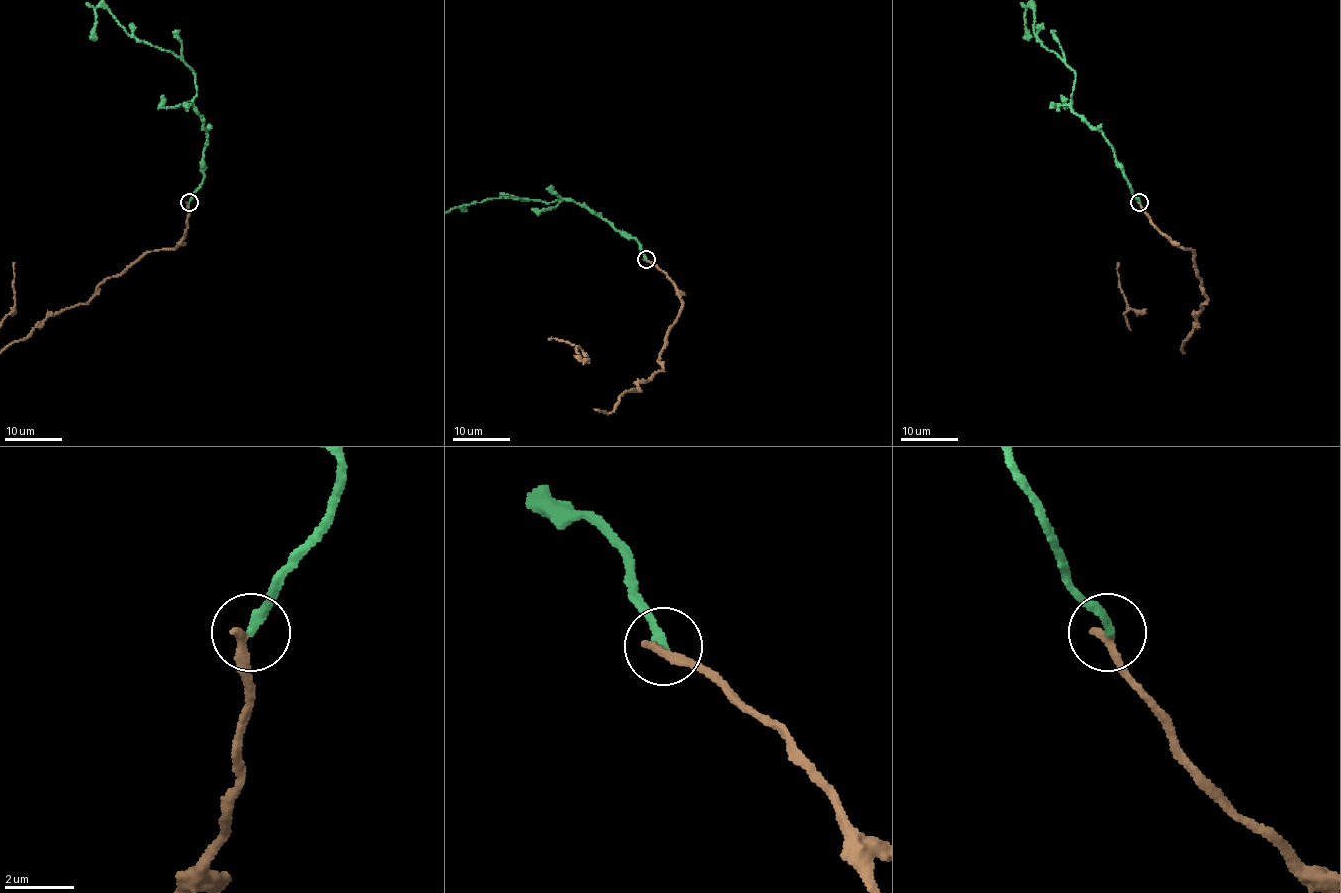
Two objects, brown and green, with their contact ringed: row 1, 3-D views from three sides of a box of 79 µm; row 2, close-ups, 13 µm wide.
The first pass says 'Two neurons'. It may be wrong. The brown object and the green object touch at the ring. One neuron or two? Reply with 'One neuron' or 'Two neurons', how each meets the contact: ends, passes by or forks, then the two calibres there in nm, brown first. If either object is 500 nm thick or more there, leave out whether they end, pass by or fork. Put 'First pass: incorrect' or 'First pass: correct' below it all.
One neuron. At the ring brown ends. At the ring green ends. Thickness 300 nm (brown) against 240 nm
First pass: incorrect

